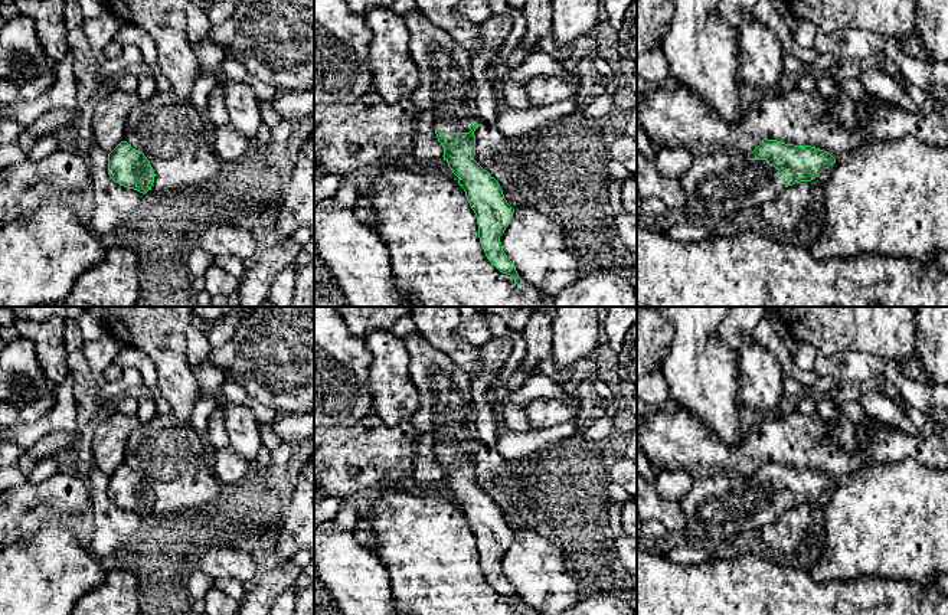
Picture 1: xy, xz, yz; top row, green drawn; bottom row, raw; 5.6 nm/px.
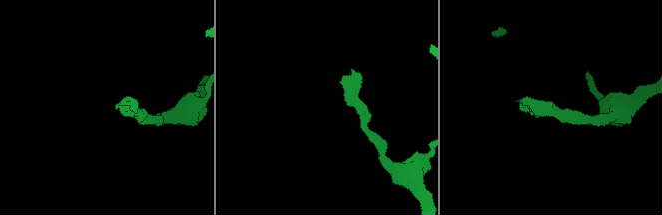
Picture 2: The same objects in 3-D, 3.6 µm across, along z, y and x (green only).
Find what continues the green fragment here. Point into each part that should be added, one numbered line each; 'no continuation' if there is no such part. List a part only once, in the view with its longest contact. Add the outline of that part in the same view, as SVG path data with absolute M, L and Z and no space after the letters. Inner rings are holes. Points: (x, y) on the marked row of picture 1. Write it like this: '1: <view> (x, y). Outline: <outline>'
1: xz (447, 90). Outline: M406 14L405 23L411 33L409 53L421 78L411 101L432 114L439 133L470 133L475 121L477 135L481 120L468 52L424 14Z

